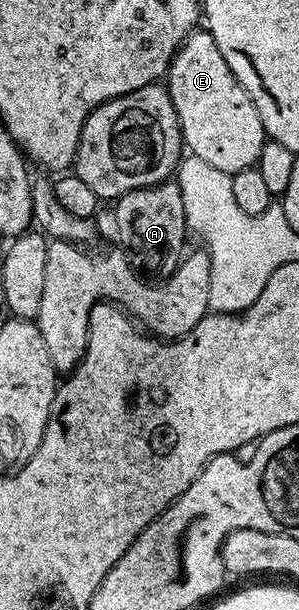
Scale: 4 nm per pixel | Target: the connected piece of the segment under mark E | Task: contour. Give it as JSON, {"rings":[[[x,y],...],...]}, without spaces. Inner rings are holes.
{"rings":[[[195,30],[181,43],[181,49],[169,63],[167,87],[181,123],[181,139],[192,155],[203,158],[203,162],[211,162],[211,166],[230,174],[256,165],[267,139],[259,110],[235,74],[231,74],[227,58],[219,54],[219,46],[215,46],[215,38],[207,30]]]}

